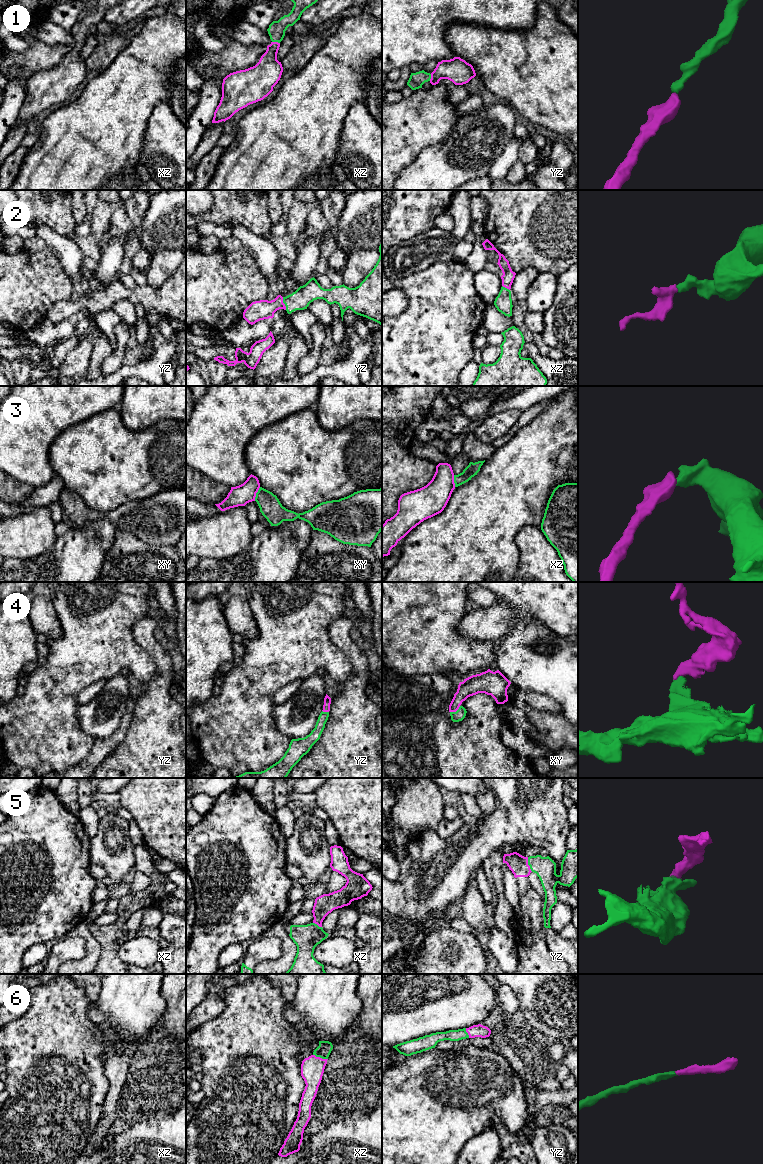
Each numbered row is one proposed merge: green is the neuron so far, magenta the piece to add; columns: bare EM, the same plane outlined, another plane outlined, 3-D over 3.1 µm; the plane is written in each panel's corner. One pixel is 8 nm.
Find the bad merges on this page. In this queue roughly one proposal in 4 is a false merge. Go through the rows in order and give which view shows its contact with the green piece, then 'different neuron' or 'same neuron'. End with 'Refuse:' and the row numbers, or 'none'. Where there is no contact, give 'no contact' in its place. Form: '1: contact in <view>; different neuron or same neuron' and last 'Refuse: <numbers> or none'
1: contact in xz; same neuron
2: contact in yz; same neuron
3: contact in xy; different neuron
4: contact in xy; same neuron
5: contact in yz; same neuron
6: contact in xz; same neuron
Refuse: 3

